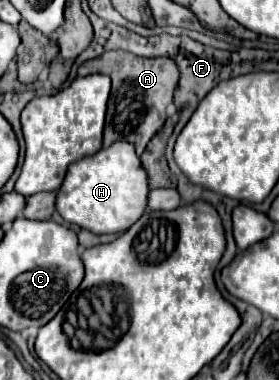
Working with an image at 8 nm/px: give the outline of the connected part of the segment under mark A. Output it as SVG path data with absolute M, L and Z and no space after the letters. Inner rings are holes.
M107 51L105 55L91 59L79 67L79 75L89 73L103 73L109 75L113 81L113 93L107 109L105 121L105 135L103 147L113 145L115 141L129 141L135 145L135 153L141 155L151 141L151 137L163 127L165 123L165 109L173 101L173 91L179 81L179 69L171 59L145 59L135 57L127 51ZM123 87L123 93L121 93Z

